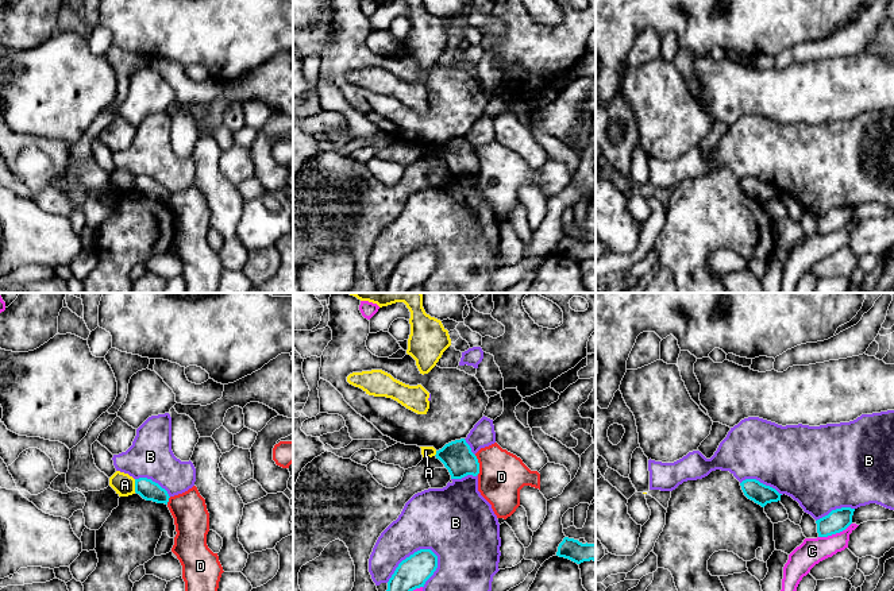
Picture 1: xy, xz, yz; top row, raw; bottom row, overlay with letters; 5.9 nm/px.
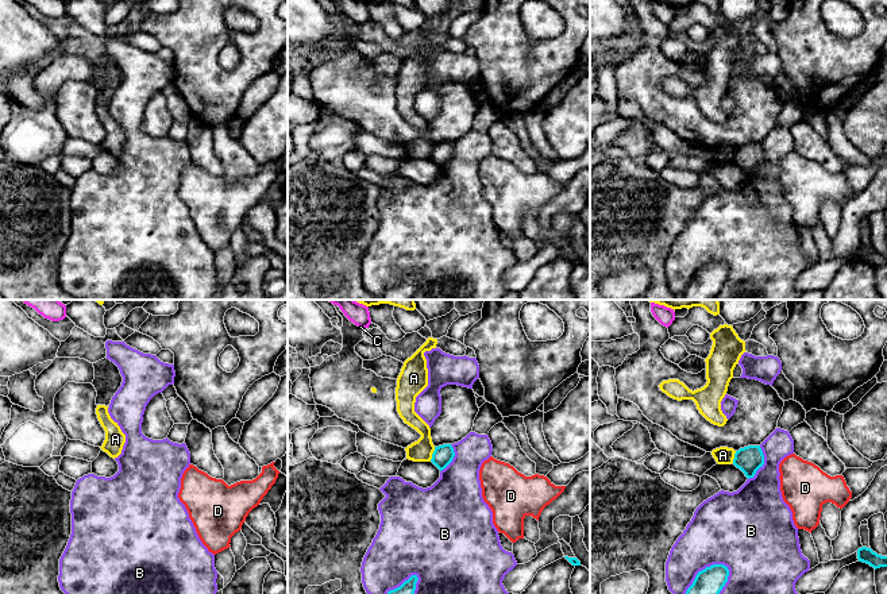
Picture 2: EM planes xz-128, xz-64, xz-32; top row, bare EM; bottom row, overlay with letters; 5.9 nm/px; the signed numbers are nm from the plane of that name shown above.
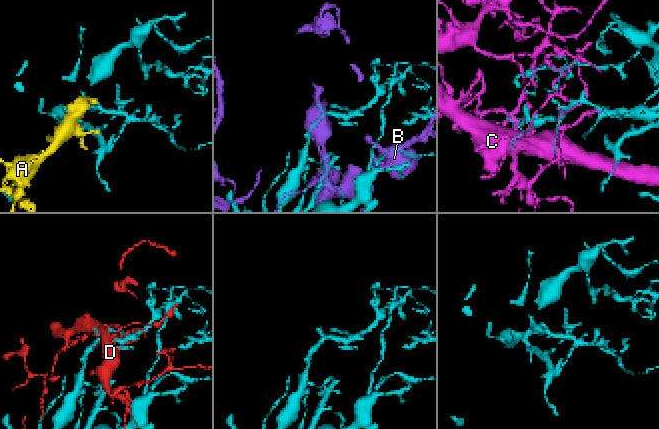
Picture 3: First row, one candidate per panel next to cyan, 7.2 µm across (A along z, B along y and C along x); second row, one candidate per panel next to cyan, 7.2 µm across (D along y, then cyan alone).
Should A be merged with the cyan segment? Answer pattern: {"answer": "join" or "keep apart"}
{"answer": "keep apart"}

